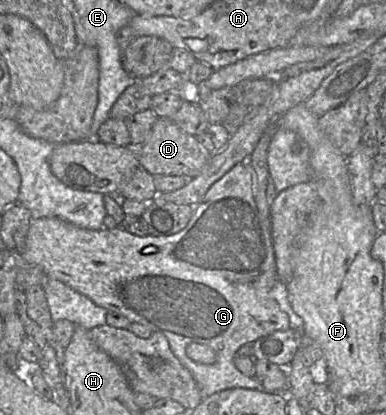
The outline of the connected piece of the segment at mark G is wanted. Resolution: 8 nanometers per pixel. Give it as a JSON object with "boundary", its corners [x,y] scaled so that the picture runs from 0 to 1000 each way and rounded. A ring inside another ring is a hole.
{"boundary":[[[632,383],[609,395],[567,434],[552,441],[523,482],[503,496],[500,506],[500,518],[484,545],[466,559],[440,569],[399,569],[389,564],[358,569],[308,545],[293,552],[272,547],[254,554],[220,552],[148,523],[83,528],[54,622],[67,636],[101,643],[122,667],[158,677],[189,699],[220,711],[249,735],[275,745],[280,752],[308,754],[337,771],[337,776],[368,781],[396,800],[425,805],[448,853],[500,904],[526,959],[596,935],[681,937],[661,906],[642,908],[609,884],[604,865],[611,858],[611,846],[632,829],[653,829],[674,812],[712,798],[741,795],[756,786],[749,759],[725,745],[707,713],[707,692],[720,675],[707,576],[702,557],[679,533],[661,487],[658,414],[645,386]],[[492,827],[523,827],[547,836],[560,851],[560,870],[549,877],[526,877],[490,863],[479,843]]]}

